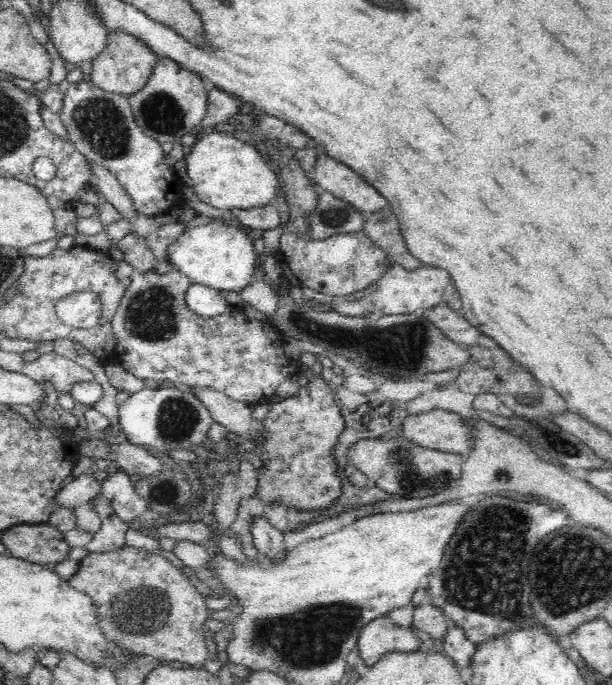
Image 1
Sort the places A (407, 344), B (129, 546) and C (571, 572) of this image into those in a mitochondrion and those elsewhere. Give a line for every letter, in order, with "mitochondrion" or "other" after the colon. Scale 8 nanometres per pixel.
A: mitochondrion
B: other
C: mitochondrion

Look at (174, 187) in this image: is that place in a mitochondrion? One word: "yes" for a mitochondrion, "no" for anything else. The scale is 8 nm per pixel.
no

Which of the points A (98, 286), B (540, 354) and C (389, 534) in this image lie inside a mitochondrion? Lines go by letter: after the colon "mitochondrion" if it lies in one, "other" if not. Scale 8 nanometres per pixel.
A: other
B: other
C: other

